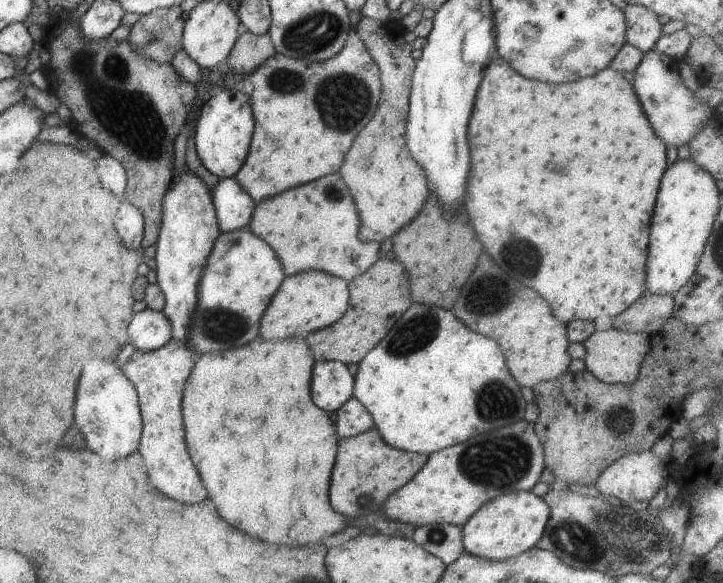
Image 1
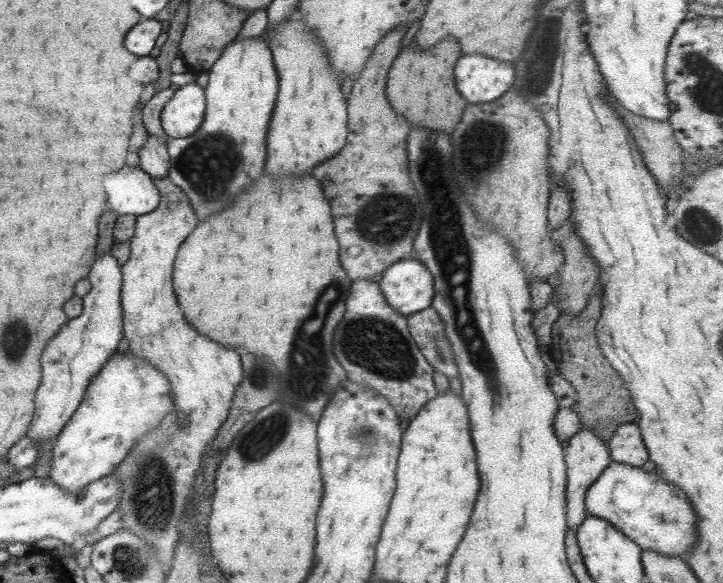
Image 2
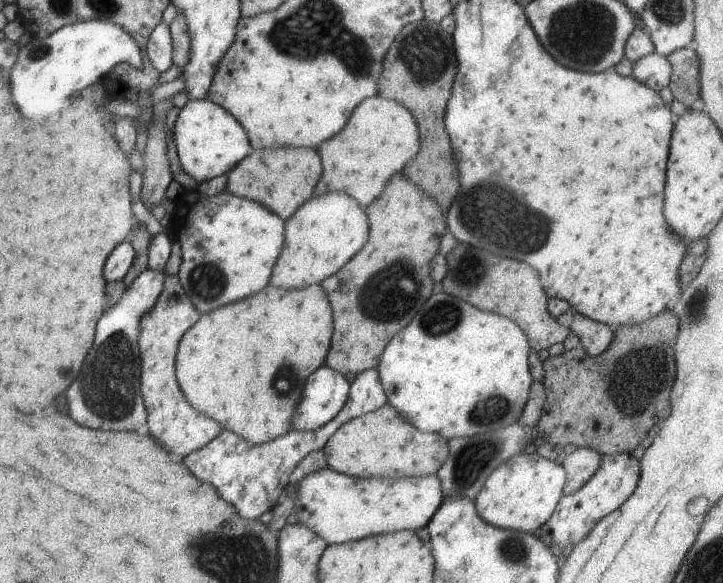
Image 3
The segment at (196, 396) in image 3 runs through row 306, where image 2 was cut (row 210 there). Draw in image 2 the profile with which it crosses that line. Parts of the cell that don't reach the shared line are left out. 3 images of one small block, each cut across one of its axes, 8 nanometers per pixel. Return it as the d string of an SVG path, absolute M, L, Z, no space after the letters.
M263 172L243 194L235 196L235 200L231 200L229 206L225 206L217 214L207 216L207 220L199 221L191 229L191 233L187 238L183 239L175 255L172 267L172 287L175 300L179 302L179 308L183 310L187 322L197 332L201 332L203 336L207 336L207 338L211 338L215 342L221 342L225 346L231 346L237 354L251 352L255 356L267 358L279 370L279 398L274 401L292 406L317 422L320 412L326 406L329 397L333 394L337 385L346 378L345 372L341 370L341 366L337 364L337 360L331 354L331 332L333 332L333 328L337 326L337 322L341 320L341 316L345 312L345 298L351 286L351 280L347 278L345 271L343 271L338 255L339 246L337 239L335 239L330 206L327 198L321 192L319 182L315 178L311 178L309 174L305 174L301 178L295 178L295 182L291 182L291 180L271 178L271 176L267 176L267 172Z

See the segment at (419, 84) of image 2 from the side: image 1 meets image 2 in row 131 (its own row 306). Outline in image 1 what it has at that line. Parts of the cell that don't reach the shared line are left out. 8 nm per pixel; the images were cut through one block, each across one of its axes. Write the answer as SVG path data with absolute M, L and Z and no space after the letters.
M427 196L419 212L405 228L395 232L391 238L393 256L403 266L403 274L411 286L410 302L427 304L437 308L452 308L455 298L459 296L459 288L471 274L475 260L481 252L481 244L471 232L471 224L467 222L465 210L457 216L443 218L433 196Z

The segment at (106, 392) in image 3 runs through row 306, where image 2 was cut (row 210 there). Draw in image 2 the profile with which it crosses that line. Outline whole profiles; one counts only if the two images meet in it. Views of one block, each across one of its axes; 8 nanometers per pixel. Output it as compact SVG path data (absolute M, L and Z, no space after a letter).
M123 166L107 174L103 182L107 208L116 216L141 216L151 212L159 202L159 193L152 178L139 166Z

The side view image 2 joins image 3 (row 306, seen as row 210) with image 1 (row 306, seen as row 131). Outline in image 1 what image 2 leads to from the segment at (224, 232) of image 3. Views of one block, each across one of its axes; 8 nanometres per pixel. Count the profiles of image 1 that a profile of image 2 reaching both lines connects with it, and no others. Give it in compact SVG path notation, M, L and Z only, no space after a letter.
M248 225L220 232L205 260L197 284L195 310L191 312L189 346L196 353L239 348L257 336L259 320L283 280L283 270L273 250L251 234Z

